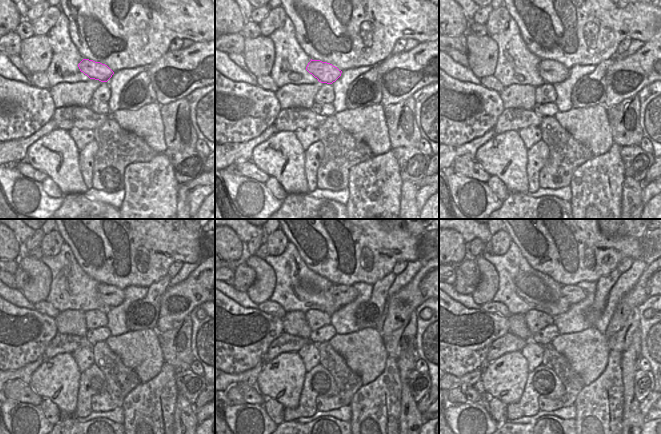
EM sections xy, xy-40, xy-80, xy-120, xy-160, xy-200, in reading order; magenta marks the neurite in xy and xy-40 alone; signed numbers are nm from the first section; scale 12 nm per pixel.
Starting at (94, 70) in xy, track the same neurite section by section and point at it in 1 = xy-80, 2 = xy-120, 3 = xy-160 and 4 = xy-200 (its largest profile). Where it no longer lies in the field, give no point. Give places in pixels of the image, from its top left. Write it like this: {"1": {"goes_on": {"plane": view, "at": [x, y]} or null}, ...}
{"1": {"goes_on": {"plane": "xy-80", "at": [551, 71]}}, "2": {"goes_on": {"plane": "xy-120", "at": [112, 296]}}, "3": {"goes_on": {"plane": "xy-160", "at": [342, 294]}}, "4": {"goes_on": {"plane": "xy-200", "at": [572, 293]}}}

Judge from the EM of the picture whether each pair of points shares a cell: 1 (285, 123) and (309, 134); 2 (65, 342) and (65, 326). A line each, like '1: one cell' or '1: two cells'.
1: two cells
2: two cells

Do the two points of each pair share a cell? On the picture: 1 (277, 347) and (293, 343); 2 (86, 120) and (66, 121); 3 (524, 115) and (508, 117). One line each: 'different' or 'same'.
1: same
2: same
3: same

